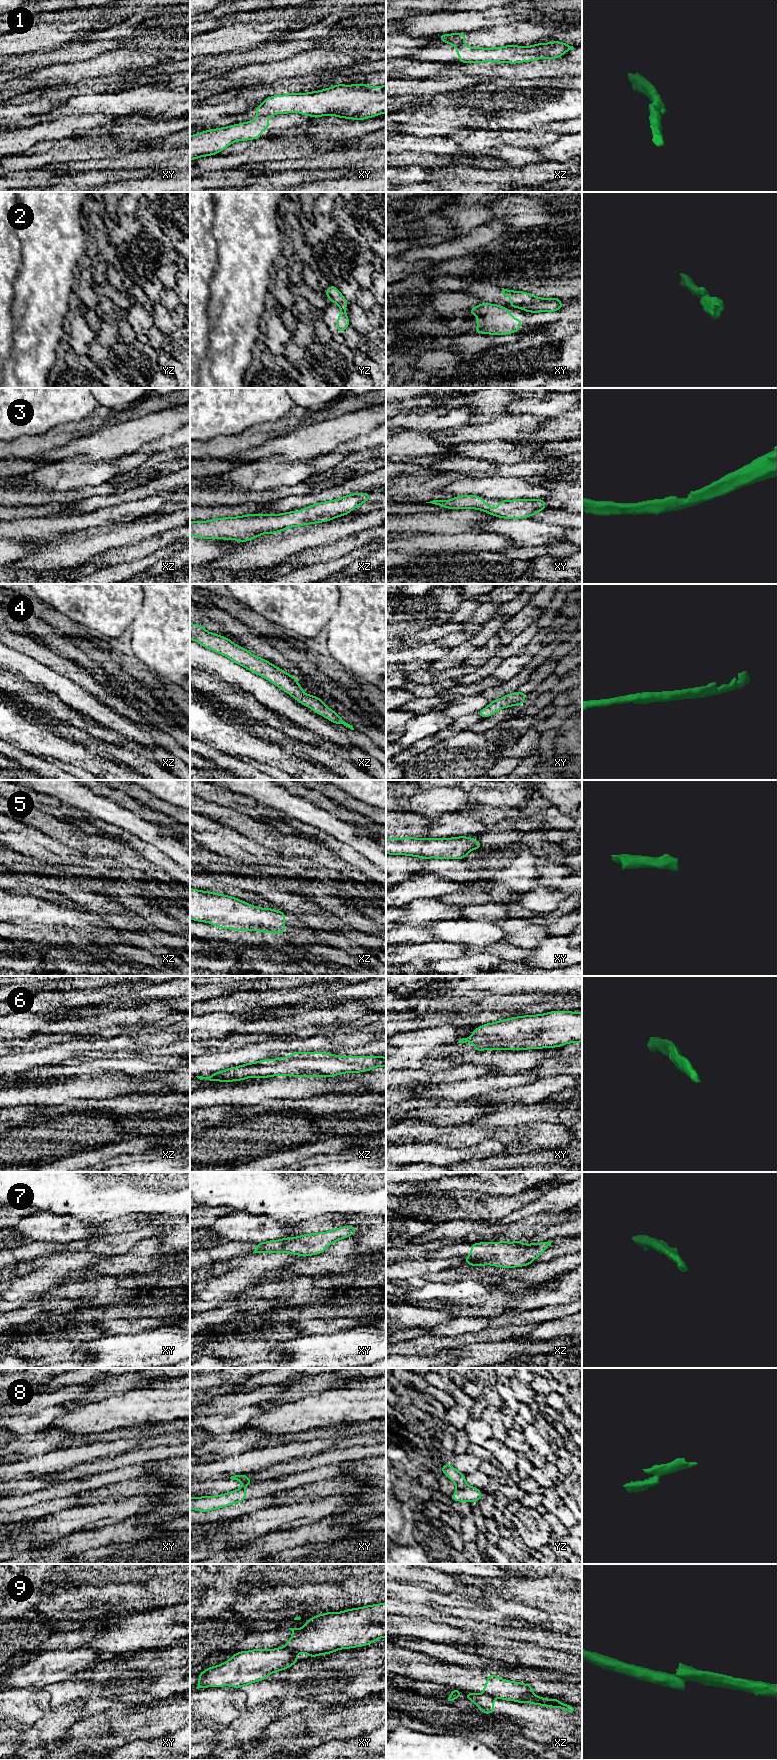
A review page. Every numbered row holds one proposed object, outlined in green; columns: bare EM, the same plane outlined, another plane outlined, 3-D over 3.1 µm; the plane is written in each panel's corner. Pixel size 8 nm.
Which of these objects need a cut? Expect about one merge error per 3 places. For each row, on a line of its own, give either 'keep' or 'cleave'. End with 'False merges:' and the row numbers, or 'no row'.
1: cleave
2: cleave
3: keep
4: keep
5: keep
6: keep
7: keep
8: cleave
9: cleave
False merges: 1, 2, 8, 9

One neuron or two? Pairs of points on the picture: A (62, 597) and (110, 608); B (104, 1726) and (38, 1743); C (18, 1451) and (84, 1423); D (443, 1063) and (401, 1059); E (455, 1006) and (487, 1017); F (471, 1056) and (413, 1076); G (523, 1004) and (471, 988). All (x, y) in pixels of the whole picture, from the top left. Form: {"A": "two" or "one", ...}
{"A": "one", "B": "two", "C": "two", "D": "one", "E": "two", "F": "two", "G": "two"}

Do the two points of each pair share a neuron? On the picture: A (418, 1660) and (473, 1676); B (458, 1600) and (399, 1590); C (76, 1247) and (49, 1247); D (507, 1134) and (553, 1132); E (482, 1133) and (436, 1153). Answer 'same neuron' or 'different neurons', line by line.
A: same neuron
B: same neuron
C: same neuron
D: same neuron
E: different neurons

